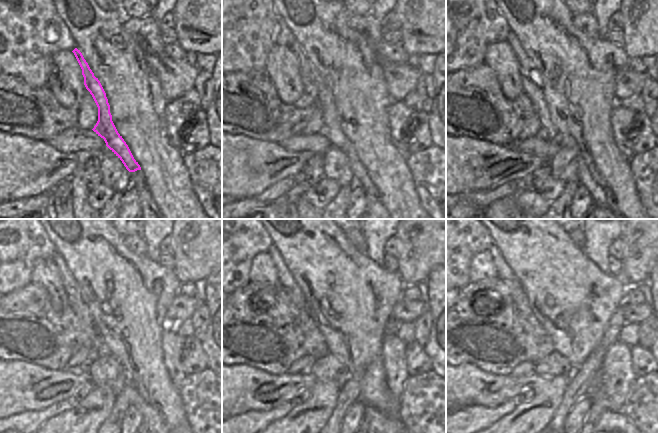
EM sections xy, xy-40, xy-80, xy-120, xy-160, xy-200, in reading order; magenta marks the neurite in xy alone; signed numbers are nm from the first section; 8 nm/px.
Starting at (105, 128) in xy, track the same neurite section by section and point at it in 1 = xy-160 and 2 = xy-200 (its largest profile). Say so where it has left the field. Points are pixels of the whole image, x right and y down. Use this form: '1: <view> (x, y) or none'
1: xy-160 (377, 422)
2: xy-200 (609, 422)

